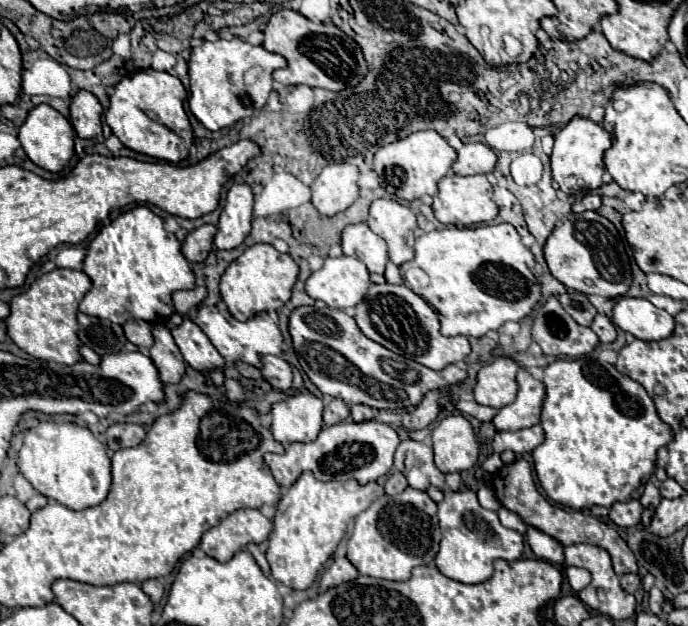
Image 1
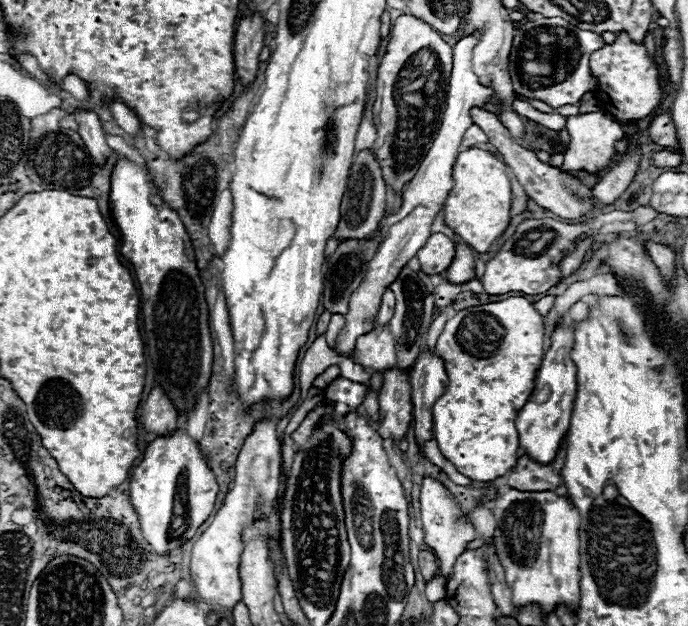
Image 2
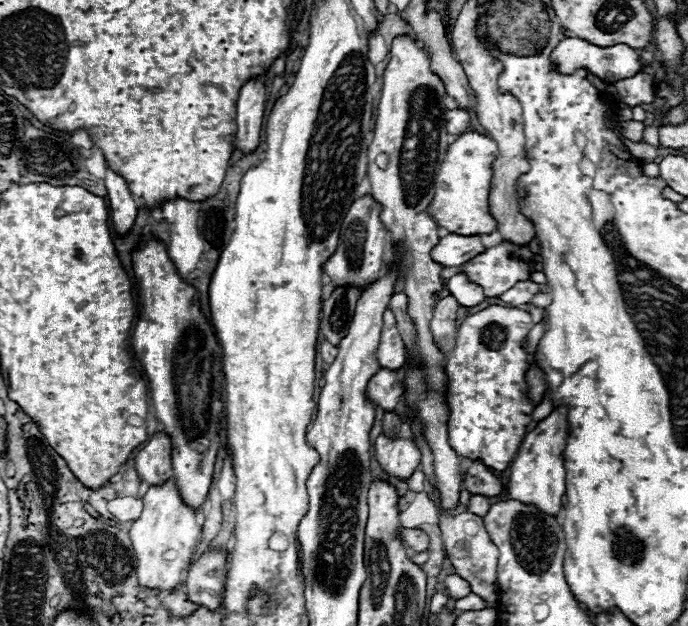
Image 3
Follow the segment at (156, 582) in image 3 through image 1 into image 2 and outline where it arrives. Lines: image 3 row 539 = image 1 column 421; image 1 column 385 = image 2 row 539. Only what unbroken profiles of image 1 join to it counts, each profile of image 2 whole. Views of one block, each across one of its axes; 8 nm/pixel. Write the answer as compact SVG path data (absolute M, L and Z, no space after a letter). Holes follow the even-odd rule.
M174 430L170 436L156 436L130 478L130 500L140 516L144 538L160 554L178 548L196 534L200 524L210 516L216 494L218 482L214 472L206 464L204 452L186 430Z

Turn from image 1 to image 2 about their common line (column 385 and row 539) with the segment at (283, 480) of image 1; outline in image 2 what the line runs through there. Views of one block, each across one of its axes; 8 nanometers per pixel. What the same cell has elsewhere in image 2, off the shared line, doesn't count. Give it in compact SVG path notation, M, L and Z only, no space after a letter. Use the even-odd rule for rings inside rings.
M424 476L422 490L420 490L420 508L422 508L422 530L424 530L424 544L434 552L440 562L440 574L448 578L452 574L456 558L466 550L466 546L476 538L474 526L464 518L460 506L454 502L452 494L446 486L434 478Z

